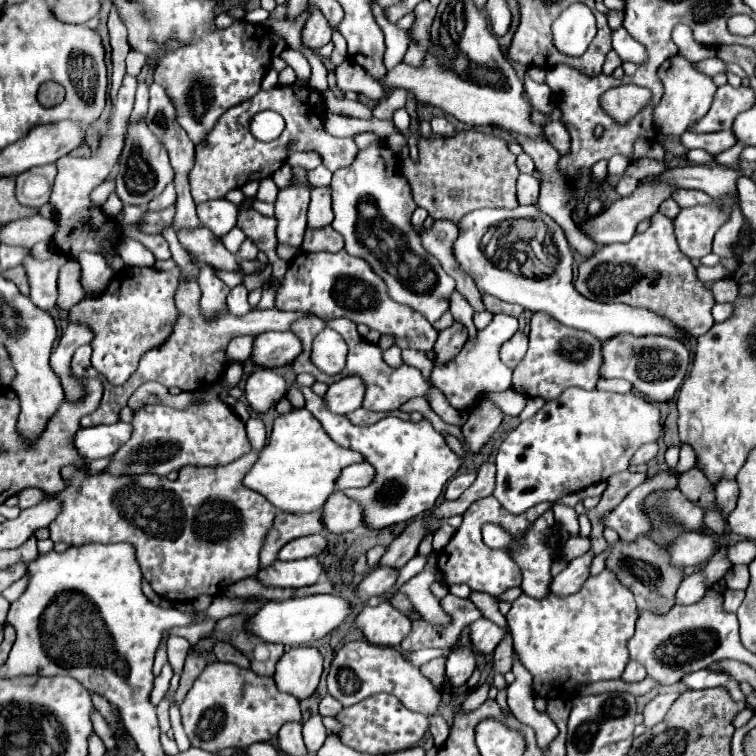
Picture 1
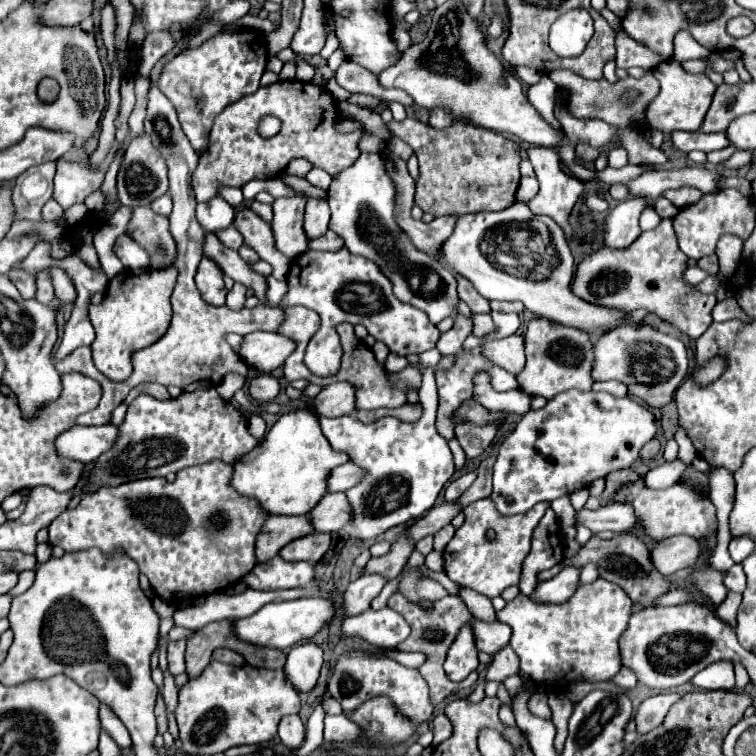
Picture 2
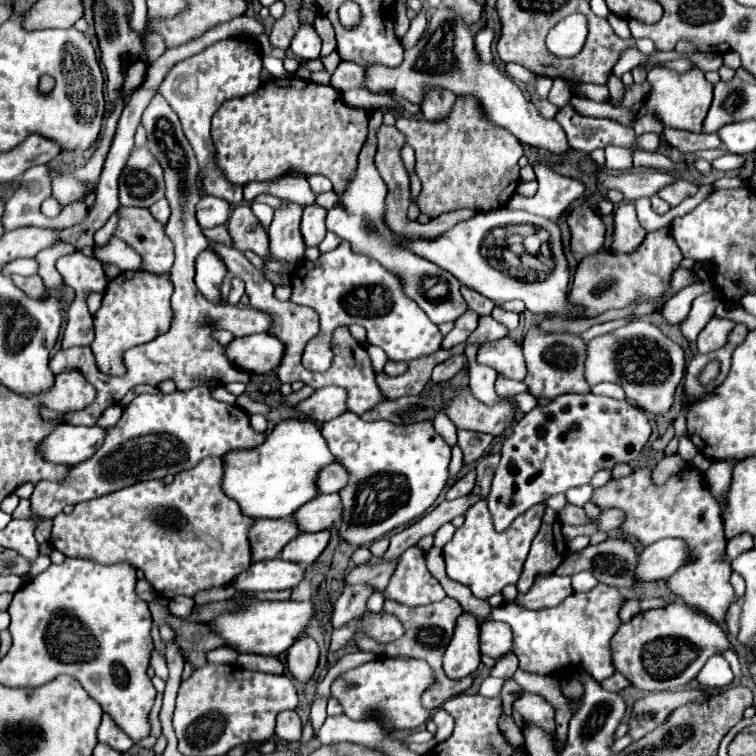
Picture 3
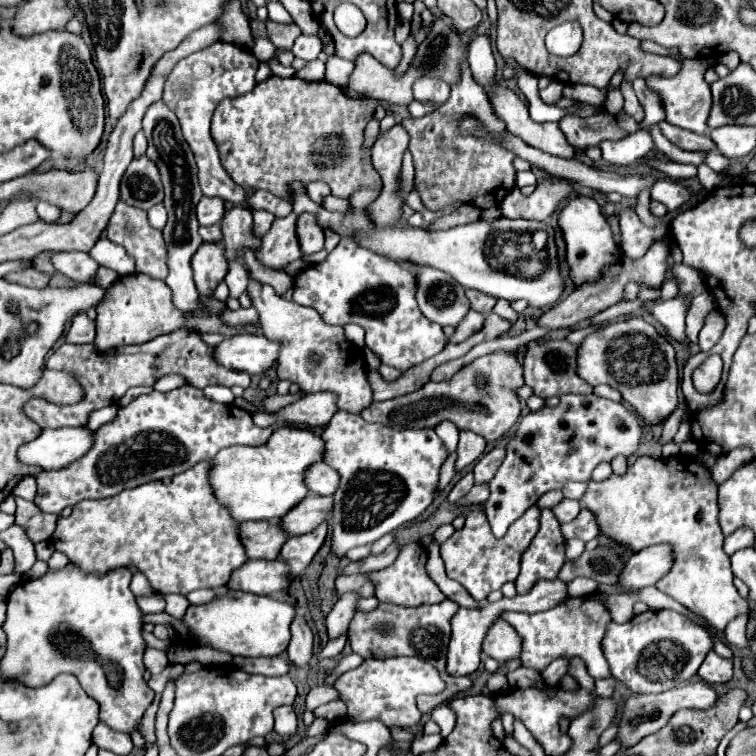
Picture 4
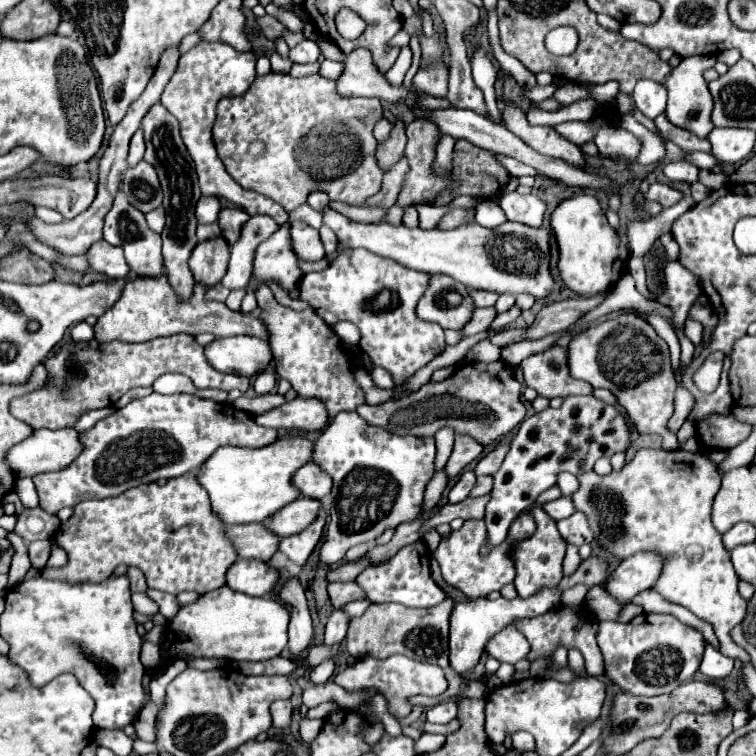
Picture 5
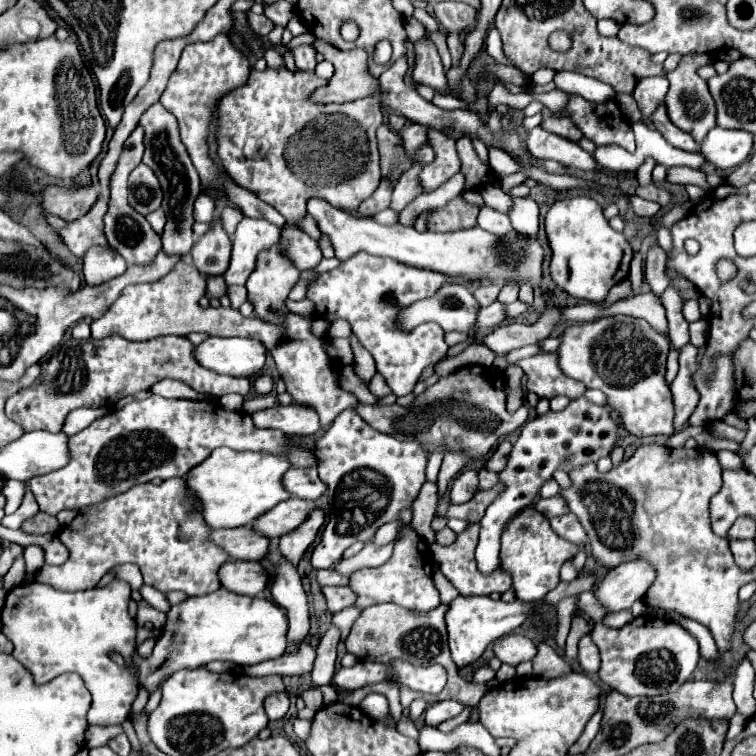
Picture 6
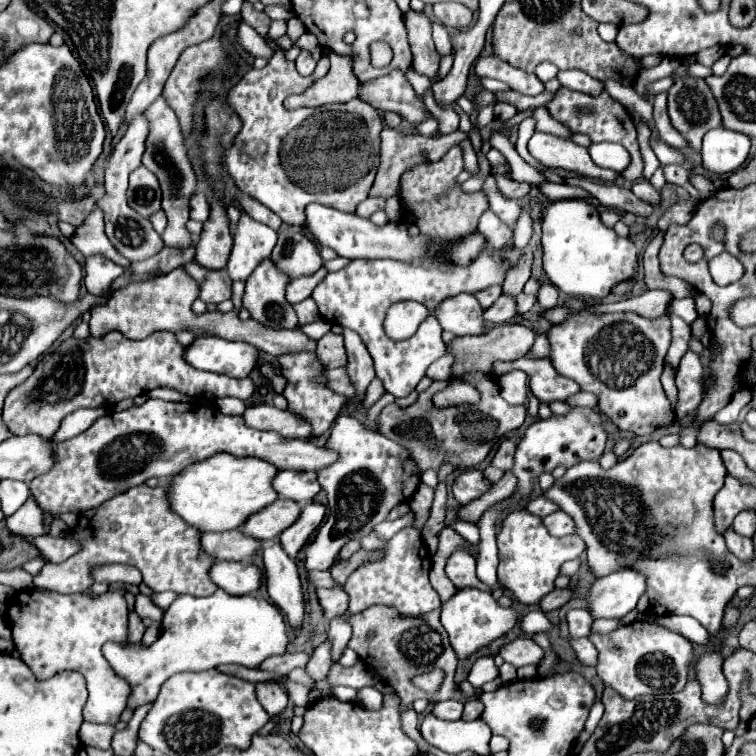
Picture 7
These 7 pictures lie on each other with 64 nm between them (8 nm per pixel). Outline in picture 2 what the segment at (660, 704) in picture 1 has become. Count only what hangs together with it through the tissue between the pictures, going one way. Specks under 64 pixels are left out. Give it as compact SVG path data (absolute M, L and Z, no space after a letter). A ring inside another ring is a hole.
M666 692L666 694L658 694L658 696L650 696L646 698L638 712L636 712L636 728L640 734L650 732L650 728L656 728L662 724L662 720L668 714L668 708L680 699L679 694Z

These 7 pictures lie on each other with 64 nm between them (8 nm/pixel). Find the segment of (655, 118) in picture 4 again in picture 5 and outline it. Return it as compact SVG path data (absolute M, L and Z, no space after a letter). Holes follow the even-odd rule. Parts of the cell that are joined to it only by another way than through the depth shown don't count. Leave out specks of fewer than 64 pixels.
M640 80L632 92L634 102L638 110L648 116L650 120L656 118L656 114L662 114L666 110L667 92L660 82L652 80Z

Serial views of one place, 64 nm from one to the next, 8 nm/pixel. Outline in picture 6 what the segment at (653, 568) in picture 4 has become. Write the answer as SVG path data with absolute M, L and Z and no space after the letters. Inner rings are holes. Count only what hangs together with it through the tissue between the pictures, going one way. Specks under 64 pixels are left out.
M630 560L612 568L598 584L596 596L610 612L630 608L636 600L644 598L656 578L656 570L646 560Z

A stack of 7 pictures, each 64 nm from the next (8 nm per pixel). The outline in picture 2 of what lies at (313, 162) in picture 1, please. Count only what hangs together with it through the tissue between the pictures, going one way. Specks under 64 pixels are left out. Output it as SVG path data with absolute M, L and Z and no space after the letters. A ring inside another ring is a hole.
M296 158L296 160L292 160L292 162L288 164L286 170L288 170L290 174L296 174L296 176L306 176L308 170L312 170L312 162L306 160L306 158Z

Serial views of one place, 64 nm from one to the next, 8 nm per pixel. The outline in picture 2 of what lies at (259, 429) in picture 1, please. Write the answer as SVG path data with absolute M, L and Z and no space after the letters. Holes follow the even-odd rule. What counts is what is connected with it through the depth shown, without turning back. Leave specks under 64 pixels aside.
M250 416L248 420L248 432L258 440L262 442L264 434L266 434L266 422L260 418L260 416Z

